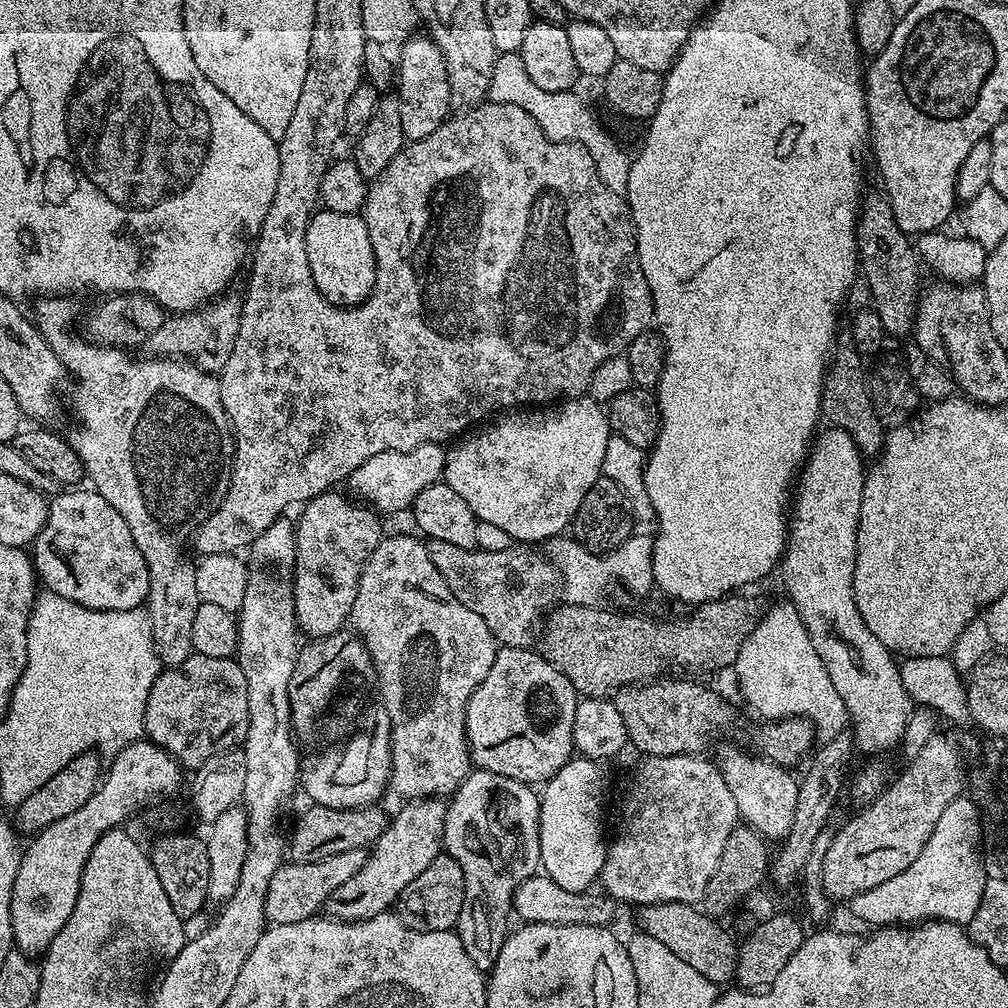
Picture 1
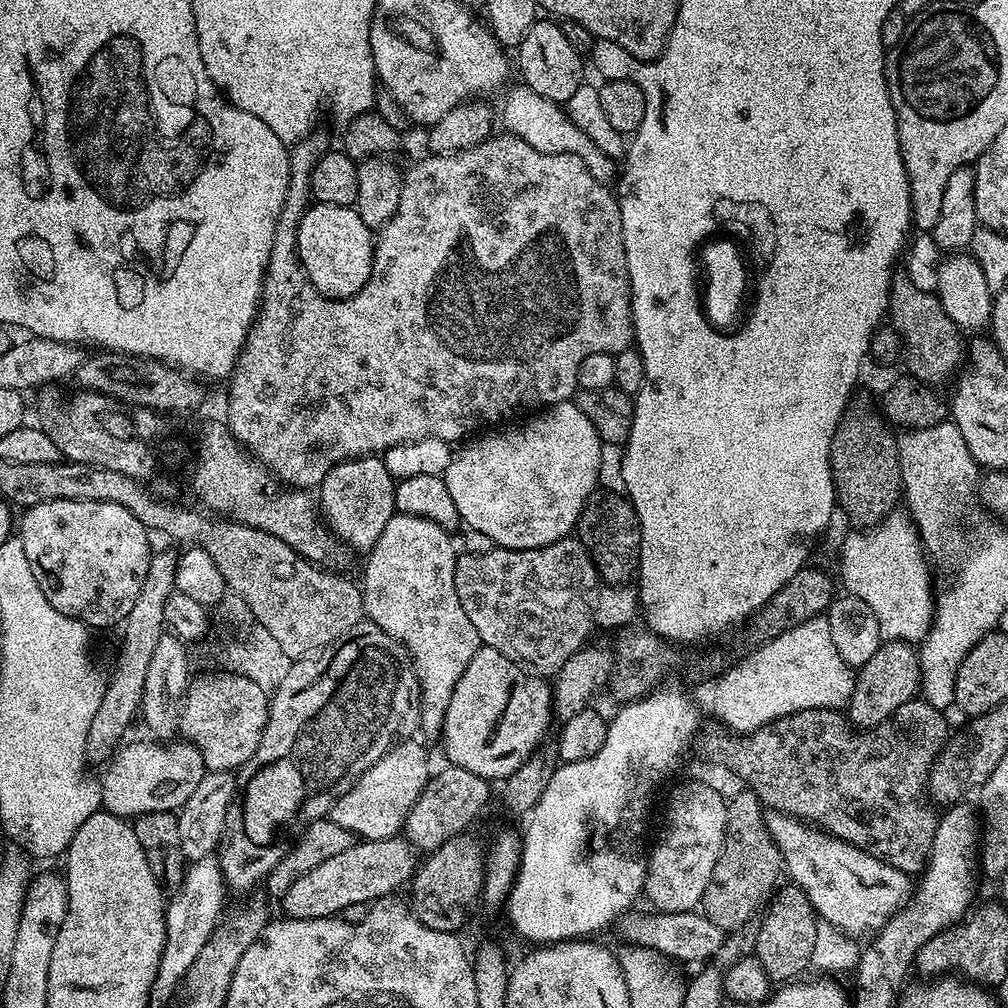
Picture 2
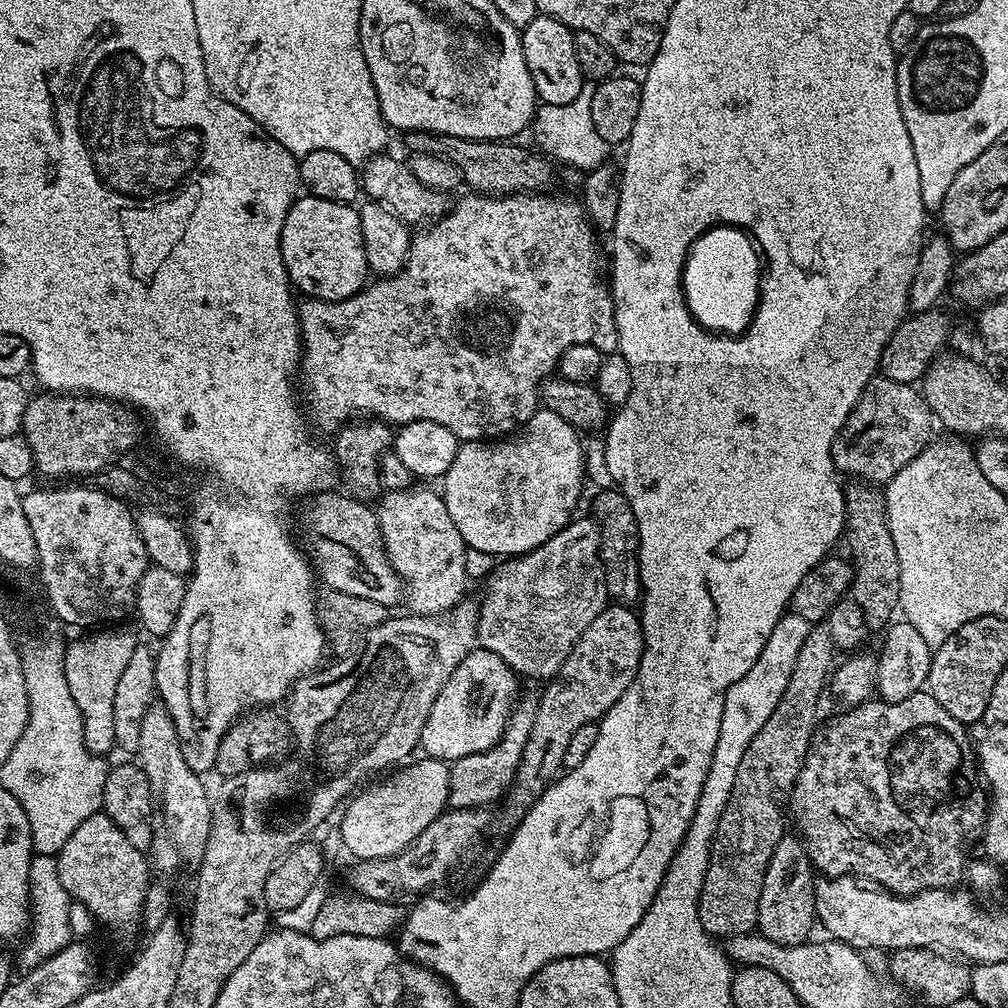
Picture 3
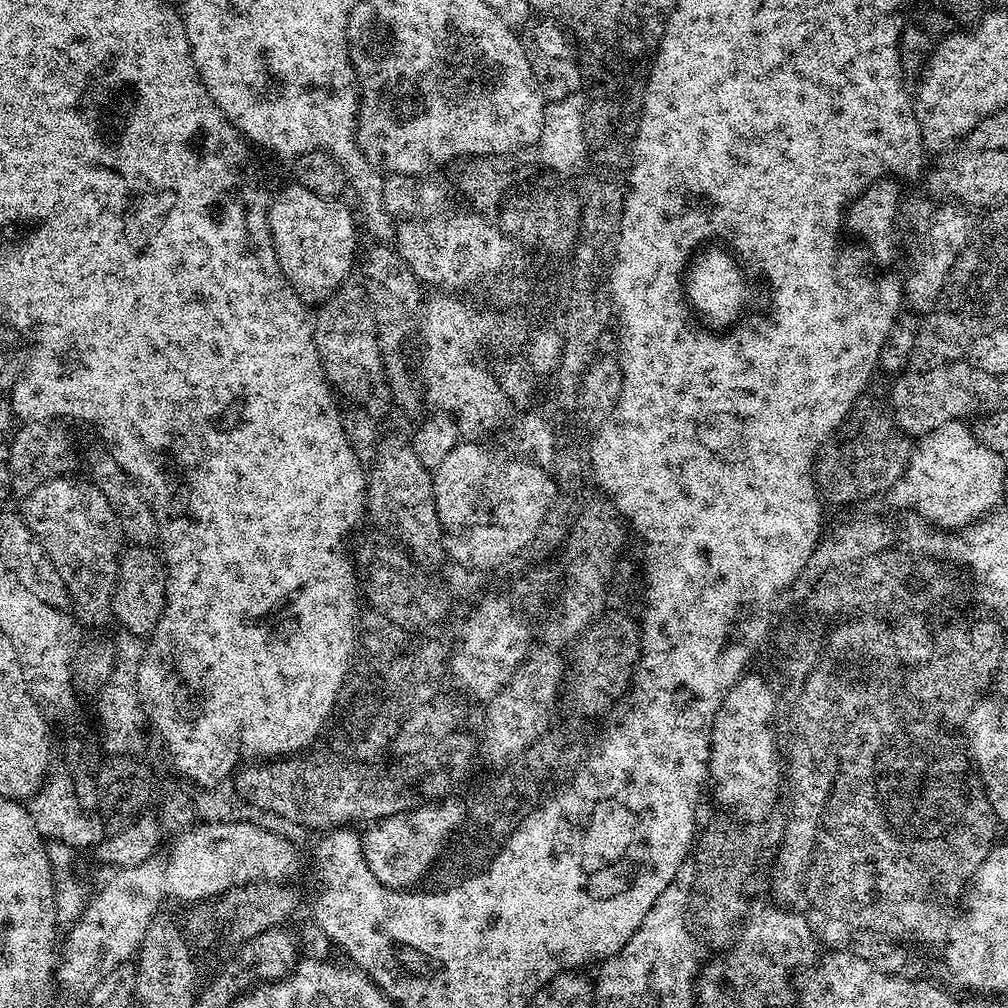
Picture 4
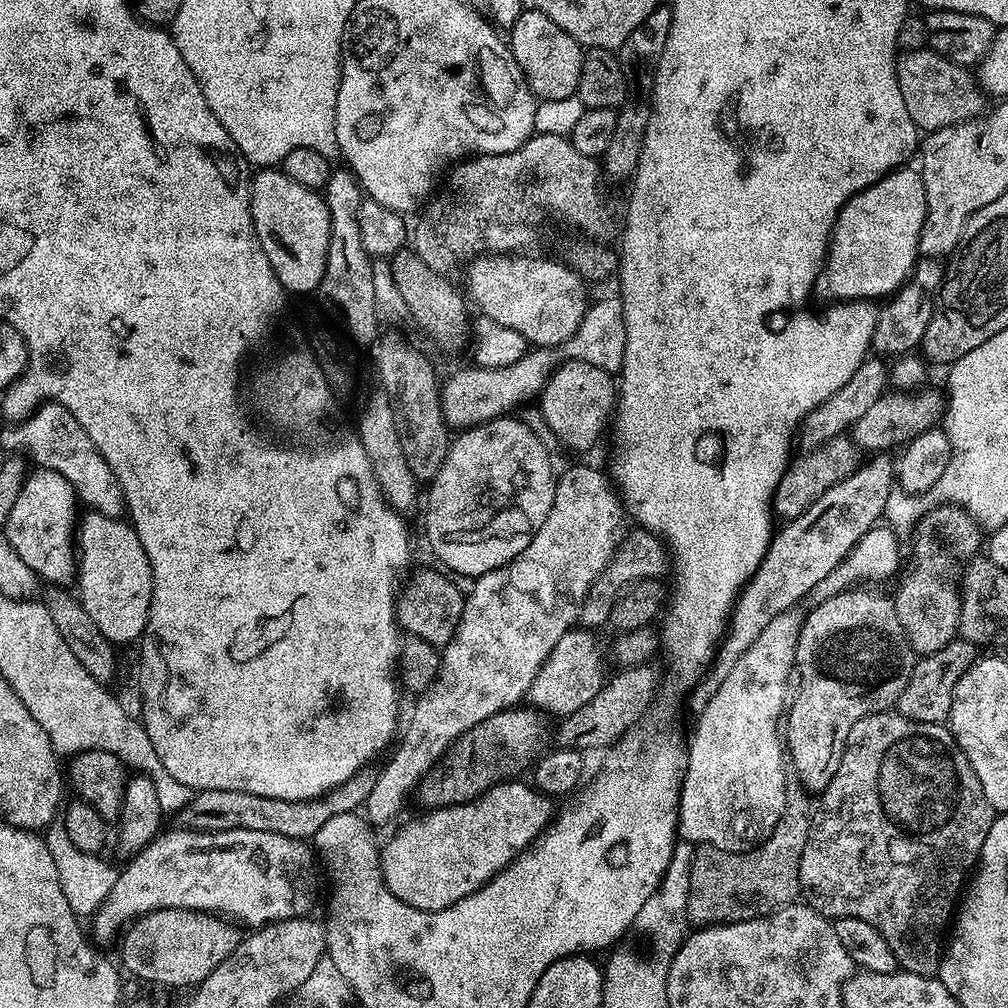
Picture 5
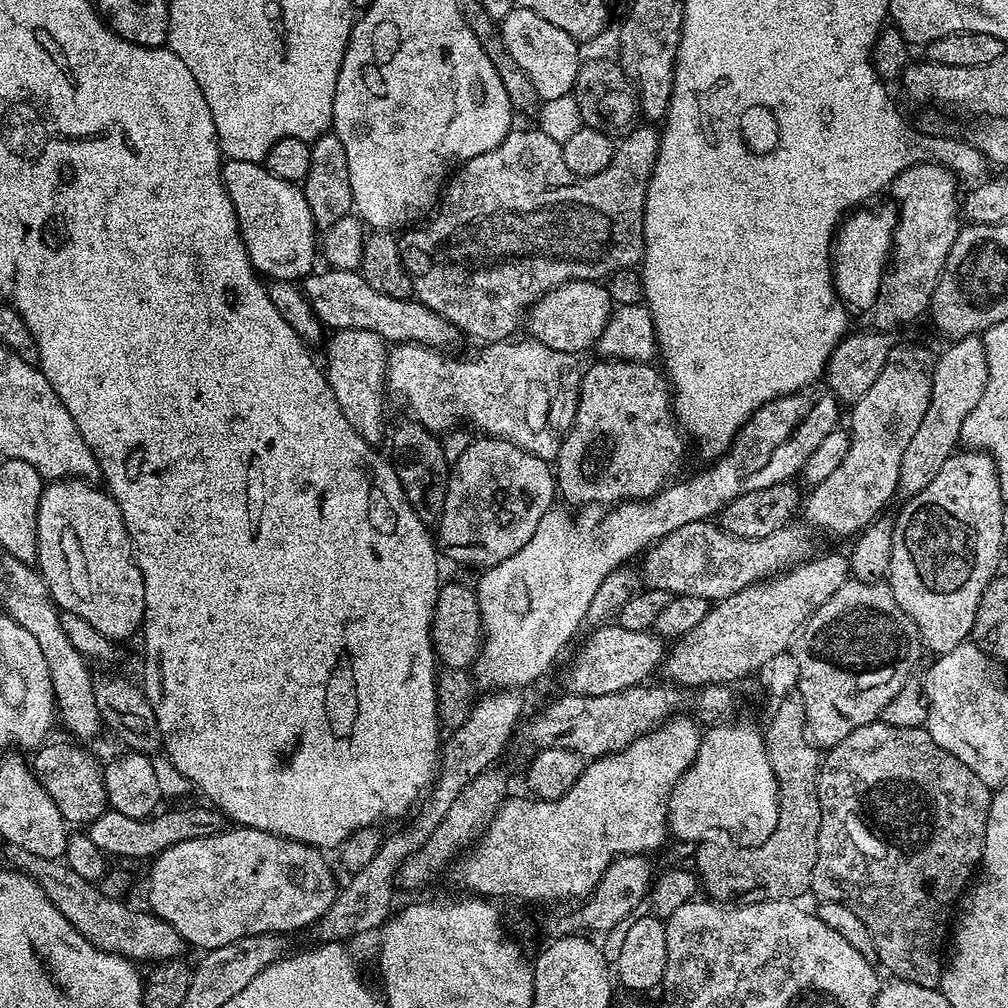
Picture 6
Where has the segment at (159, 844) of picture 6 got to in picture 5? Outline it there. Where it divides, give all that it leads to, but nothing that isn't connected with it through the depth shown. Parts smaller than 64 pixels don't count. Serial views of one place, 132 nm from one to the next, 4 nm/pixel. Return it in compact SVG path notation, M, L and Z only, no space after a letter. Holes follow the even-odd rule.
M369 766L356 772L354 778L342 782L317 800L283 800L262 798L258 794L246 794L242 790L206 790L193 795L190 803L178 814L181 825L193 831L225 832L226 830L262 830L266 834L282 834L305 842L311 841L322 825L338 814L363 809L366 798L374 790L378 775L375 767Z

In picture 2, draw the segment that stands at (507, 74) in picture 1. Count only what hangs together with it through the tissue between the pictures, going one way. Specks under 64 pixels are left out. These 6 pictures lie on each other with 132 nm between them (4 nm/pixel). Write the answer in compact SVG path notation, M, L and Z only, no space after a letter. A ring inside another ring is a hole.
M527 86L519 87L504 100L504 124L508 127L505 129L511 135L522 138L522 142L534 146L534 150L542 154L574 154L582 158L594 178L611 183L618 172L616 162L602 150L598 150L598 146L594 146L594 142L590 142L590 138L586 138L586 134L582 134L578 126L574 126L567 111L557 101L542 98L542 94L530 90Z

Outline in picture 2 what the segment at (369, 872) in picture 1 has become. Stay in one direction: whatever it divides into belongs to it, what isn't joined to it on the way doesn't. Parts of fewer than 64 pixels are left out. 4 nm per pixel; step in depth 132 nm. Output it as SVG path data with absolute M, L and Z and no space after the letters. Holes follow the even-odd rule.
M444 766L440 773L433 775L418 802L410 810L402 829L403 835L412 847L424 854L435 852L442 842L467 833L476 820L476 815L488 804L489 781L483 780L465 768Z

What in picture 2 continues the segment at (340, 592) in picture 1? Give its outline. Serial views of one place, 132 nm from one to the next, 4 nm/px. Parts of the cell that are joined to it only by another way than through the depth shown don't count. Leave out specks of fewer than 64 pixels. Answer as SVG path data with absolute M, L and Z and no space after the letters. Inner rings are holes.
M379 455L343 460L331 468L320 483L318 507L321 517L339 540L357 553L367 554L372 551L374 542L378 542L382 530L386 530L386 522L397 515L396 485L397 481L388 473Z

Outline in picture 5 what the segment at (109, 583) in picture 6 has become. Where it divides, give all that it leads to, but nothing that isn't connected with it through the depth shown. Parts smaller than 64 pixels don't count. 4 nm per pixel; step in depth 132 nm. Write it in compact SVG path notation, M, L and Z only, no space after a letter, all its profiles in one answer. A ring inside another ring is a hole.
M88 510L78 520L78 552L81 606L111 644L135 645L143 637L152 601L152 567L138 534L127 519Z

